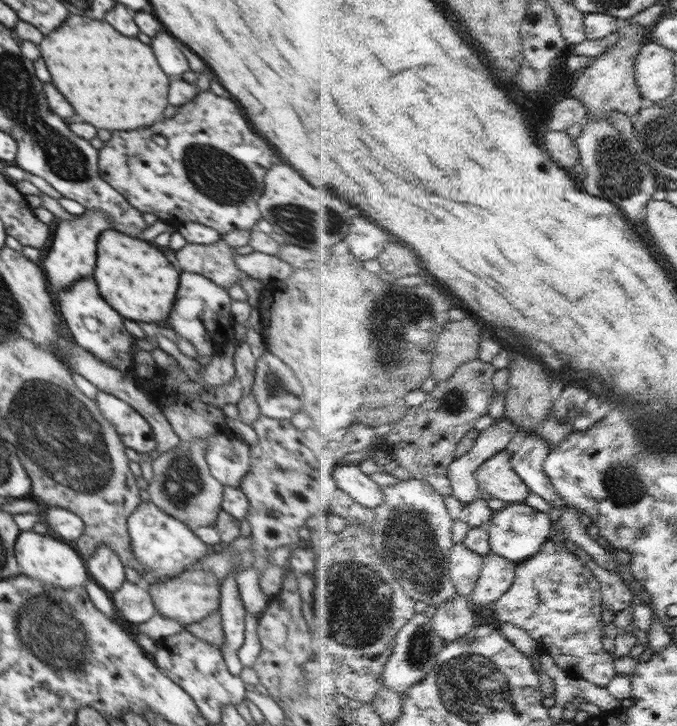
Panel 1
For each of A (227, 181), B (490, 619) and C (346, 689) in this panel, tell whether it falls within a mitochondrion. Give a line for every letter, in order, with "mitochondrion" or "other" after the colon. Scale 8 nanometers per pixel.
A: mitochondrion
B: other
C: other

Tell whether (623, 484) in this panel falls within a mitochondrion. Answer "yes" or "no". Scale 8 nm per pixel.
yes

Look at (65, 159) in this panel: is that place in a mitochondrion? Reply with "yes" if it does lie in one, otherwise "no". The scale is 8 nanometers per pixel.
yes

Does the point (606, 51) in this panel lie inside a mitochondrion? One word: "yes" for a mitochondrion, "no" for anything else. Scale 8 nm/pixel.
no

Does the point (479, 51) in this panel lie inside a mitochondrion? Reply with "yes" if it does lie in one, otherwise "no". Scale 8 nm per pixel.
no

